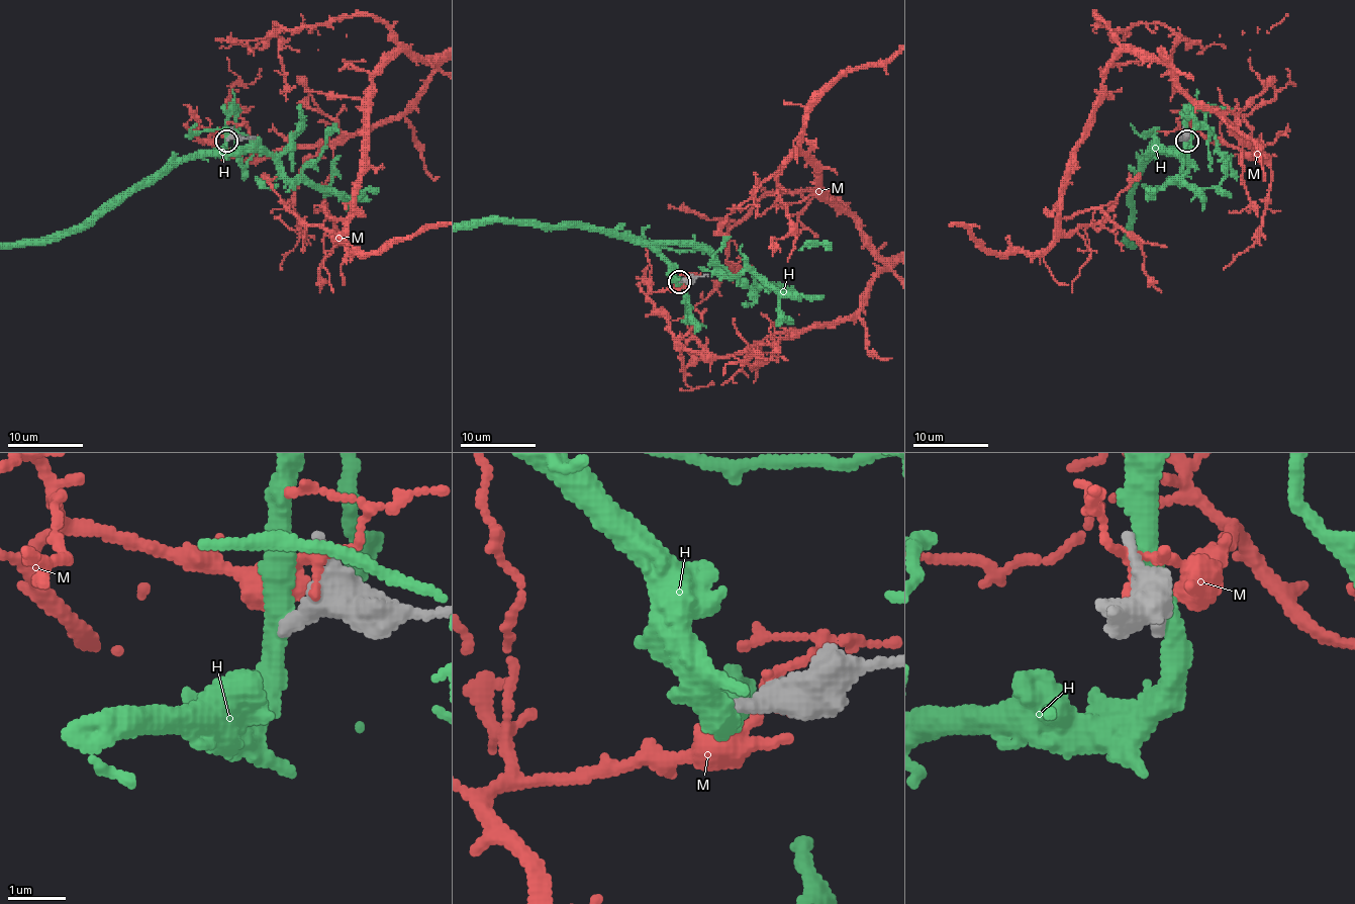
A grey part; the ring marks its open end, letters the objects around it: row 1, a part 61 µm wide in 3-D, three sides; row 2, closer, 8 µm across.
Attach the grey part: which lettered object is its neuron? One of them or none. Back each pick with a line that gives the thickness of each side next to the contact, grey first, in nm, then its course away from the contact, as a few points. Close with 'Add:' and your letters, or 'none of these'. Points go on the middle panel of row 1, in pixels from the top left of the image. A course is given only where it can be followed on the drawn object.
Add: none of these

